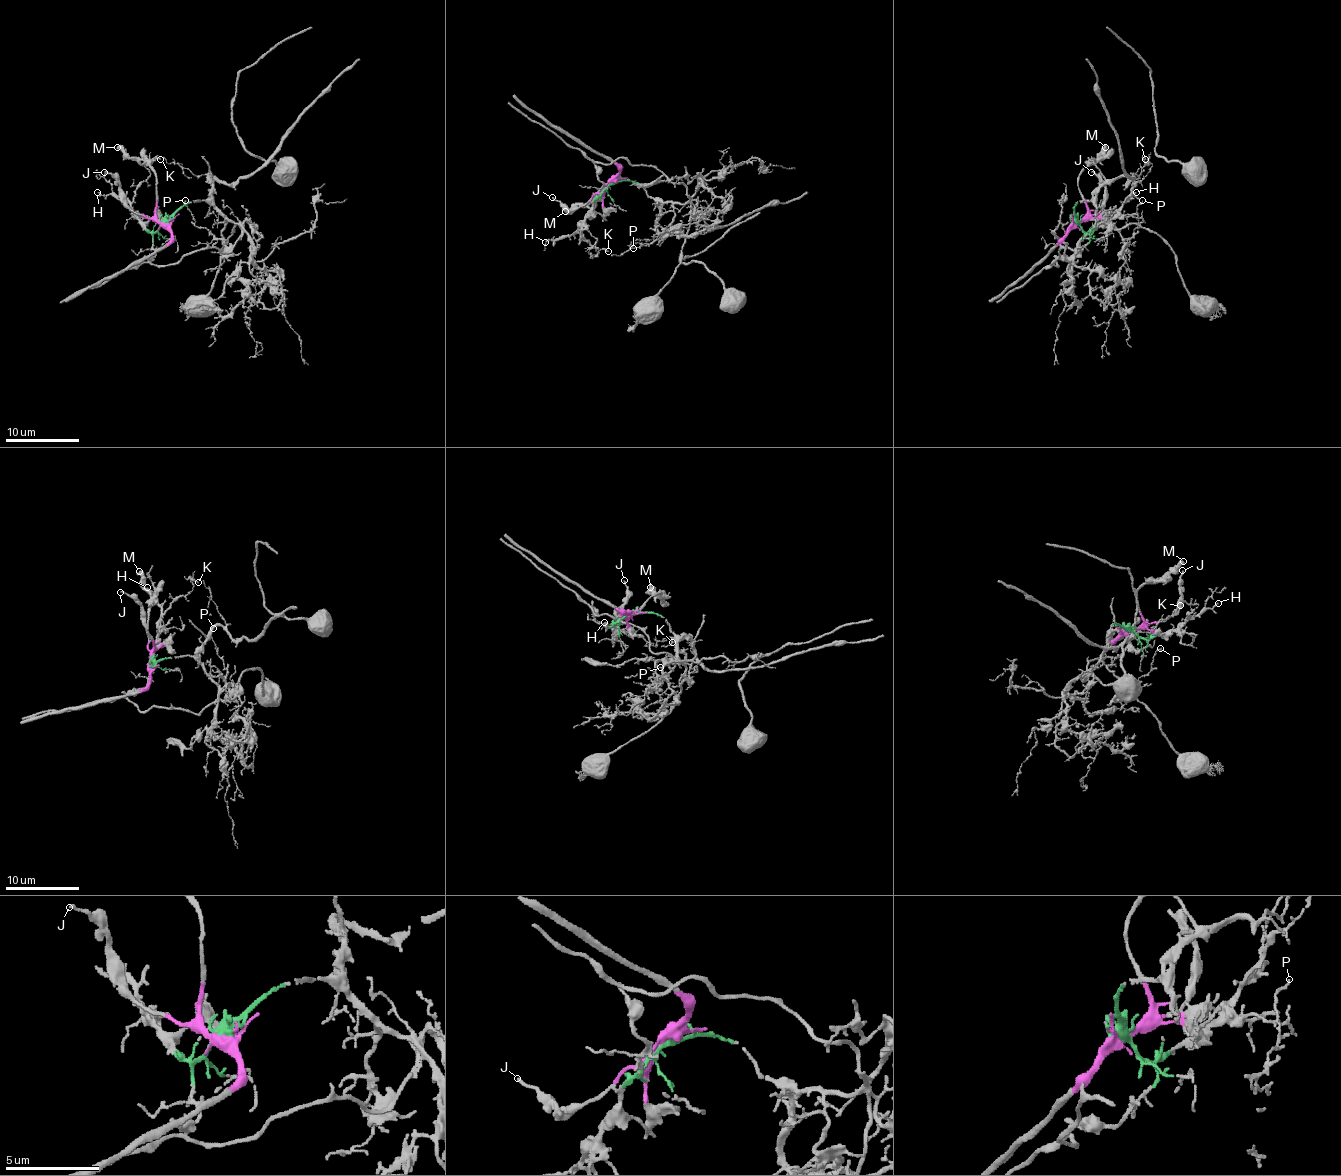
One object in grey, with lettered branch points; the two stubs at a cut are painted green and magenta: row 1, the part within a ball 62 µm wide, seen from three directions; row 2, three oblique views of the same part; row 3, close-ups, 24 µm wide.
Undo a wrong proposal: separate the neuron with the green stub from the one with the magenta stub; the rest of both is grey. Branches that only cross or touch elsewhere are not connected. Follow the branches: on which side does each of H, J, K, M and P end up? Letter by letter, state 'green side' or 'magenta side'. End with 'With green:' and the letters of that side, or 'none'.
H: green side
J: magenta side
K: green side
M: magenta side
P: green side
With green: H, K, P

